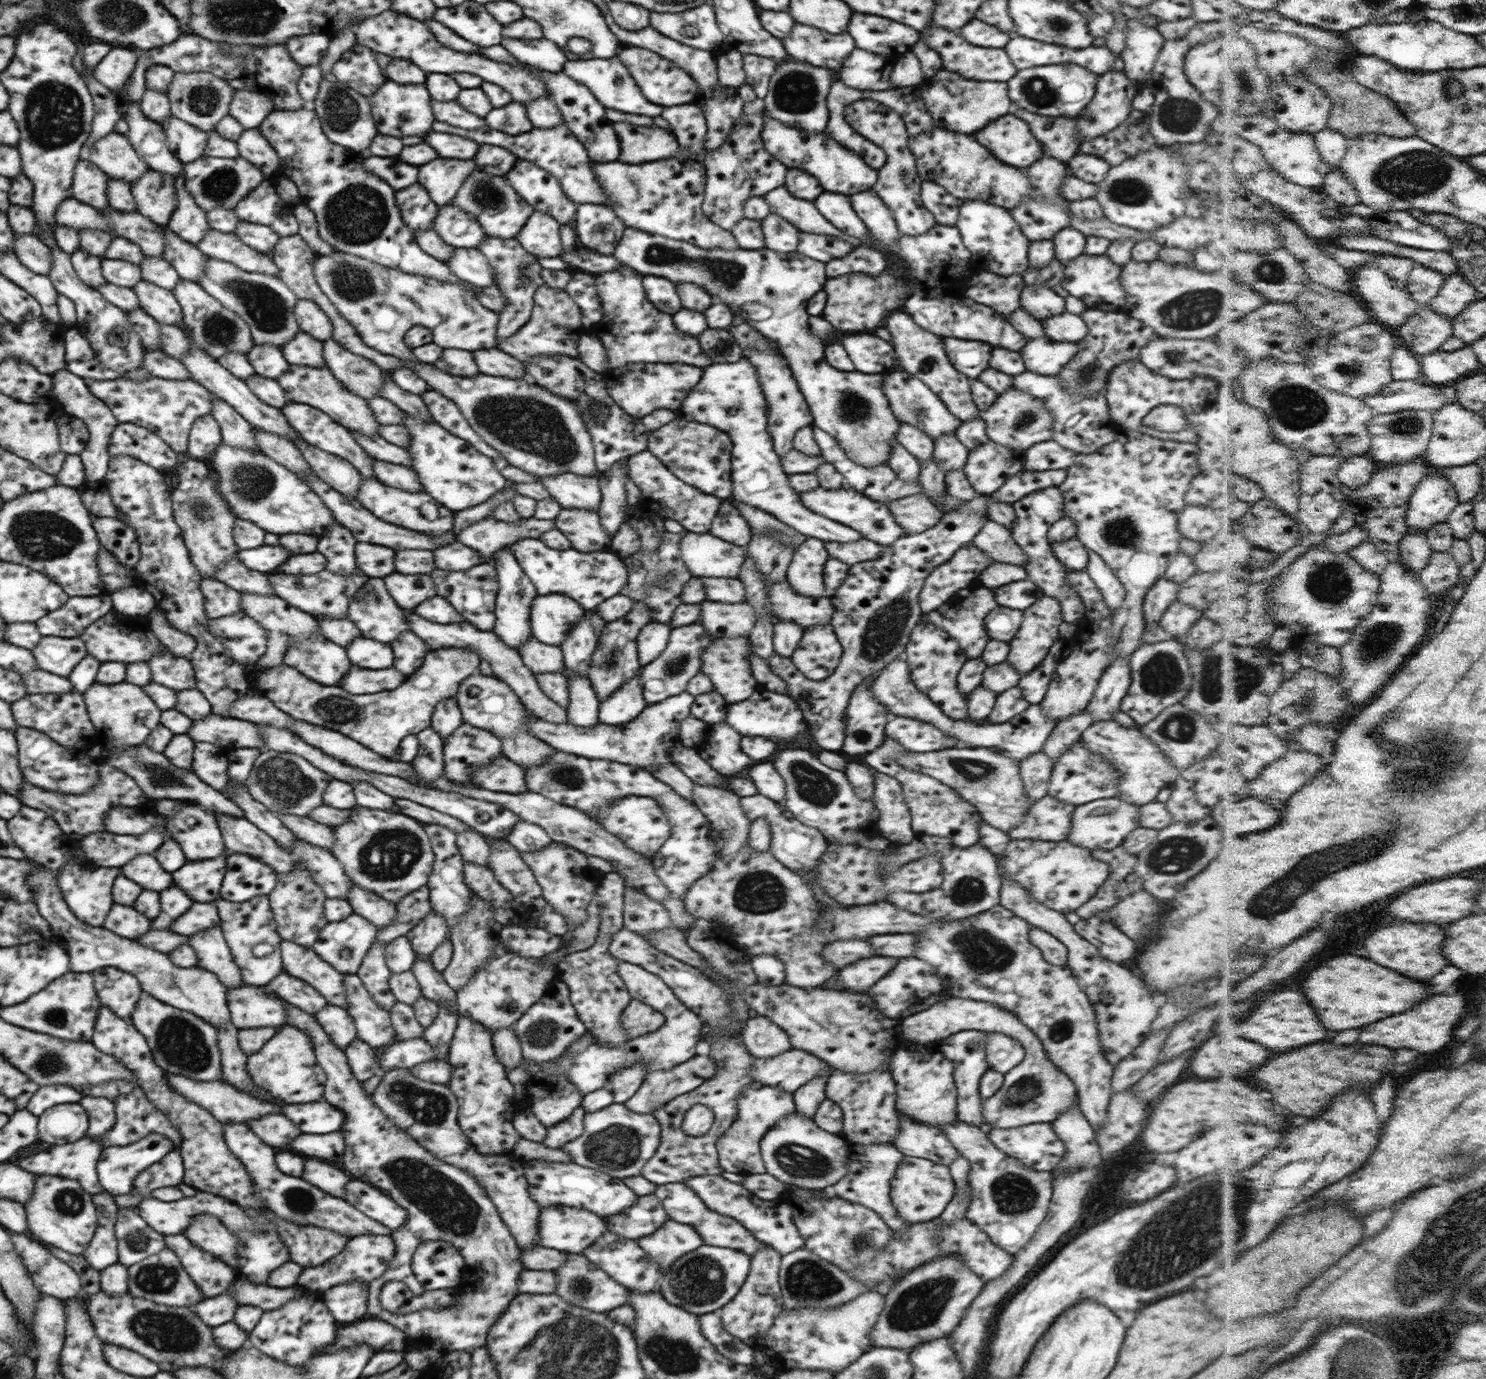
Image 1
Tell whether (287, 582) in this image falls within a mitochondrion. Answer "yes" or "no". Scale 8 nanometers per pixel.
no

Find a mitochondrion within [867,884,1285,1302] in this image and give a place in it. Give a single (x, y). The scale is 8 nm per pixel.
(1216, 1214)

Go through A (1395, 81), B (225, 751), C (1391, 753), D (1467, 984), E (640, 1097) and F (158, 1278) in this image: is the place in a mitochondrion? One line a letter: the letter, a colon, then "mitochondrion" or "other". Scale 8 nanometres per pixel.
A: other
B: other
C: mitochondrion
D: other
E: other
F: mitochondrion

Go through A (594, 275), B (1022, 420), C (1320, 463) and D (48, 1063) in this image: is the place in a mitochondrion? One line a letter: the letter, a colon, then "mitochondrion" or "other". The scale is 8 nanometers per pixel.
A: other
B: mitochondrion
C: other
D: mitochondrion

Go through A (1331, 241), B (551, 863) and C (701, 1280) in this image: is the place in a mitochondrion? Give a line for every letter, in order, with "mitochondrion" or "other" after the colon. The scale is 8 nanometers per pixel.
A: other
B: other
C: mitochondrion

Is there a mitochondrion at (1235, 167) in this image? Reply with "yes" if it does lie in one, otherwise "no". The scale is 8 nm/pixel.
no

